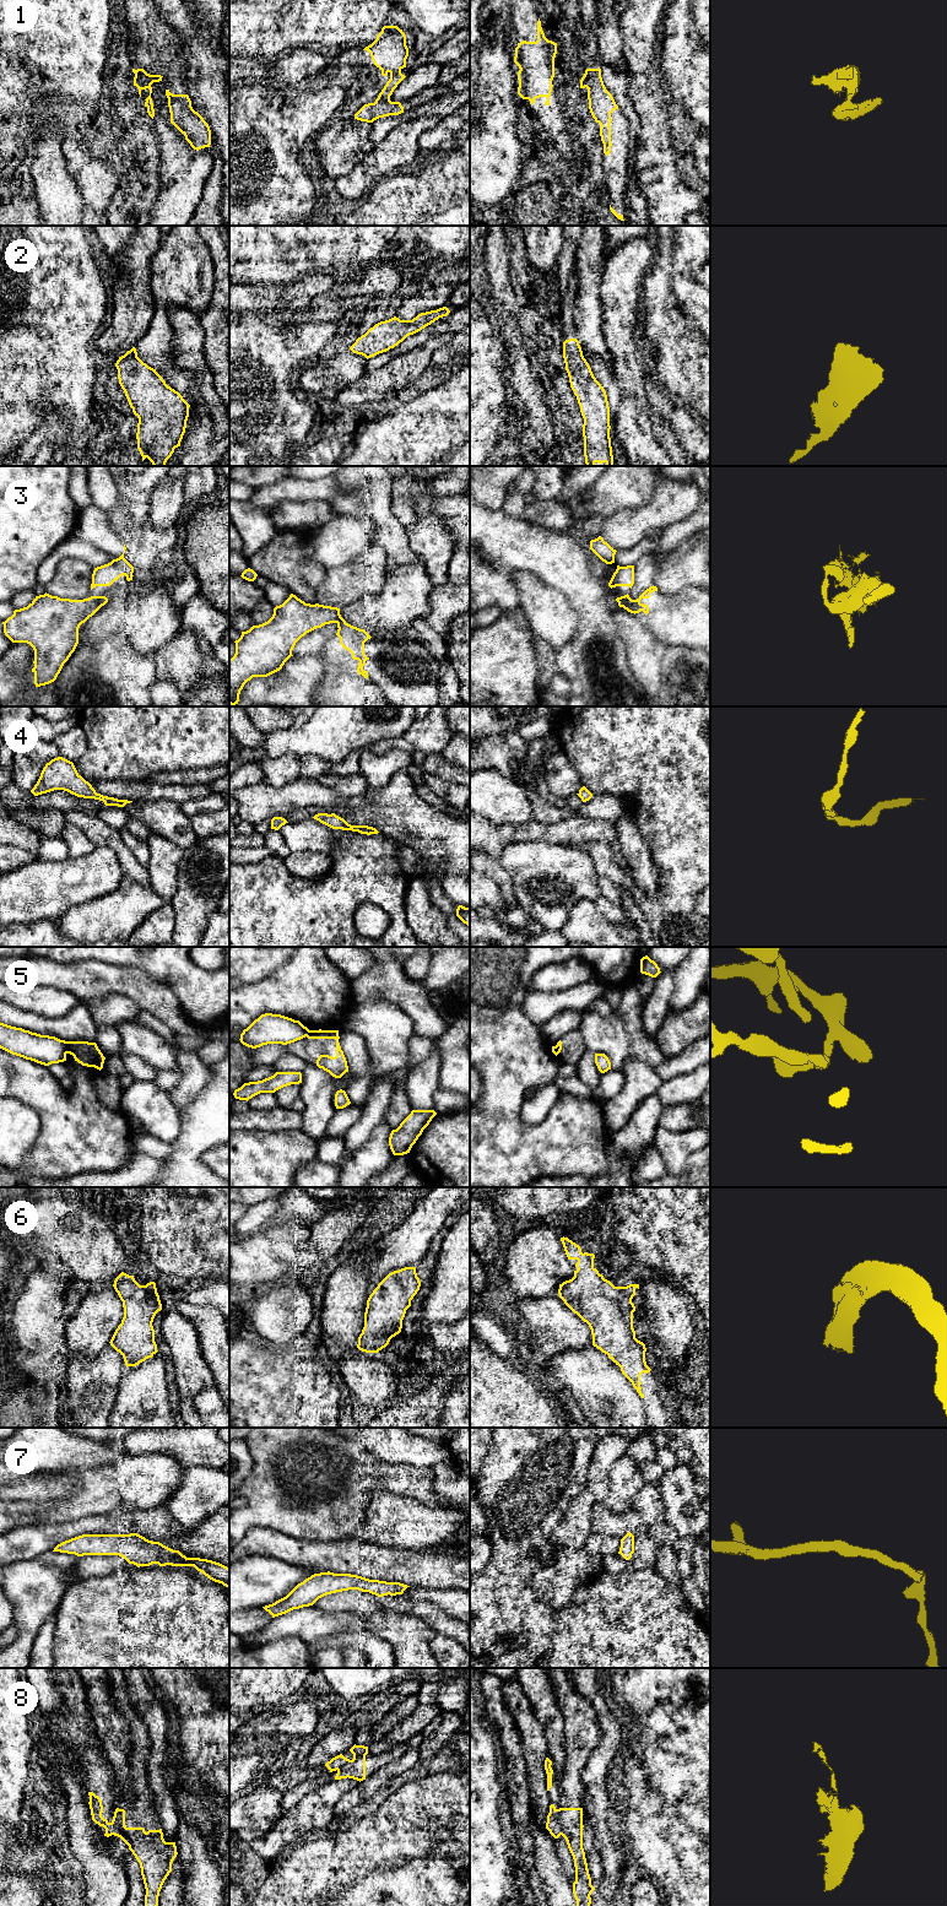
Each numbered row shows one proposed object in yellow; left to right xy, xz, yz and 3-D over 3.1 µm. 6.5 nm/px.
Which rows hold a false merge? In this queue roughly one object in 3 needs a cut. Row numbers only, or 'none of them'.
1, 3, 5, 8

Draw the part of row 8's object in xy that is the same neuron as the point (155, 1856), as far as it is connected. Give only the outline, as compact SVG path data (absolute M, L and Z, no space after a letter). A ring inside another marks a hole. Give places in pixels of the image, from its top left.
M117 1808L115 1812L121 1840L140 1863L146 1889L145 1906L158 1906L159 1891L178 1854L175 1842L166 1842L162 1829L146 1832L144 1828L126 1828L125 1810Z

